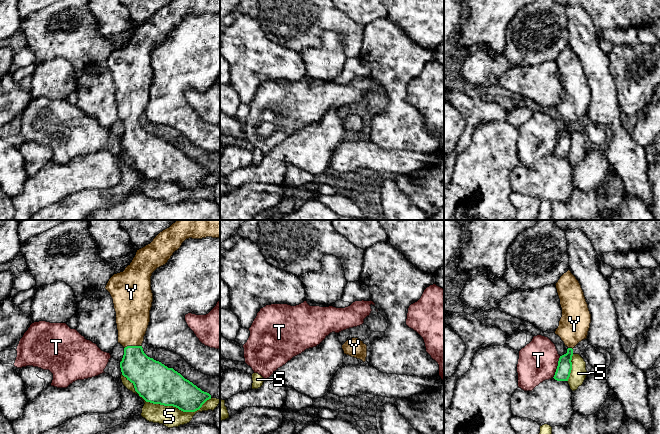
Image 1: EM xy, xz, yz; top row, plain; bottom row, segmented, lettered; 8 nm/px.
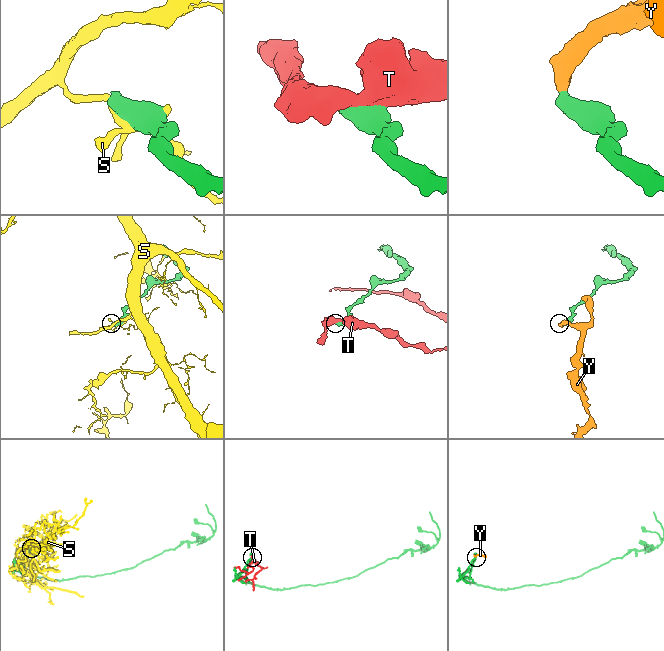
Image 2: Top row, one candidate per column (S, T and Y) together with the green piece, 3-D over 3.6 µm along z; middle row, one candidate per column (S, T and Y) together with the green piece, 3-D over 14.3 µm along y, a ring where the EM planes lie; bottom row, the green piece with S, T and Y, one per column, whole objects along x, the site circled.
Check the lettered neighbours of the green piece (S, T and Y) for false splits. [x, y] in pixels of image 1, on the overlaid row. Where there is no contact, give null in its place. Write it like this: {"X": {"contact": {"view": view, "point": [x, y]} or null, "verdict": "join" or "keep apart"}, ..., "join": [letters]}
{"S": {"contact": {"view": "xy", "point": [164, 405]}, "verdict": "keep apart"}, "T": {"contact": {"view": "yz", "point": [557, 367]}, "verdict": "keep apart"}, "Y": {"contact": {"view": "xy", "point": [132, 346]}, "verdict": "join"}, "join": ["Y"]}

